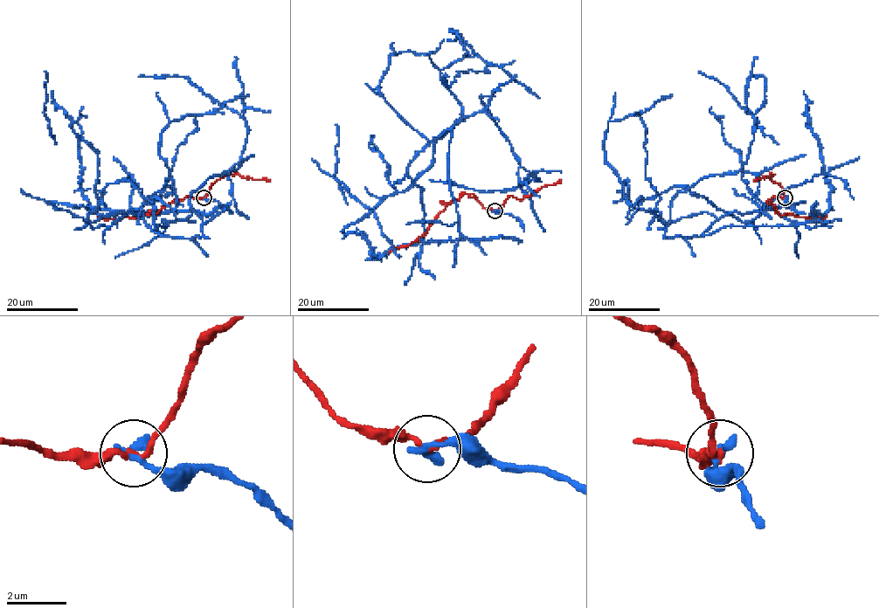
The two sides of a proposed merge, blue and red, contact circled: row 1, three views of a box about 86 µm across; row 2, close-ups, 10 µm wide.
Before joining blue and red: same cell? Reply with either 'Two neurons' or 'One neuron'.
Two neurons

